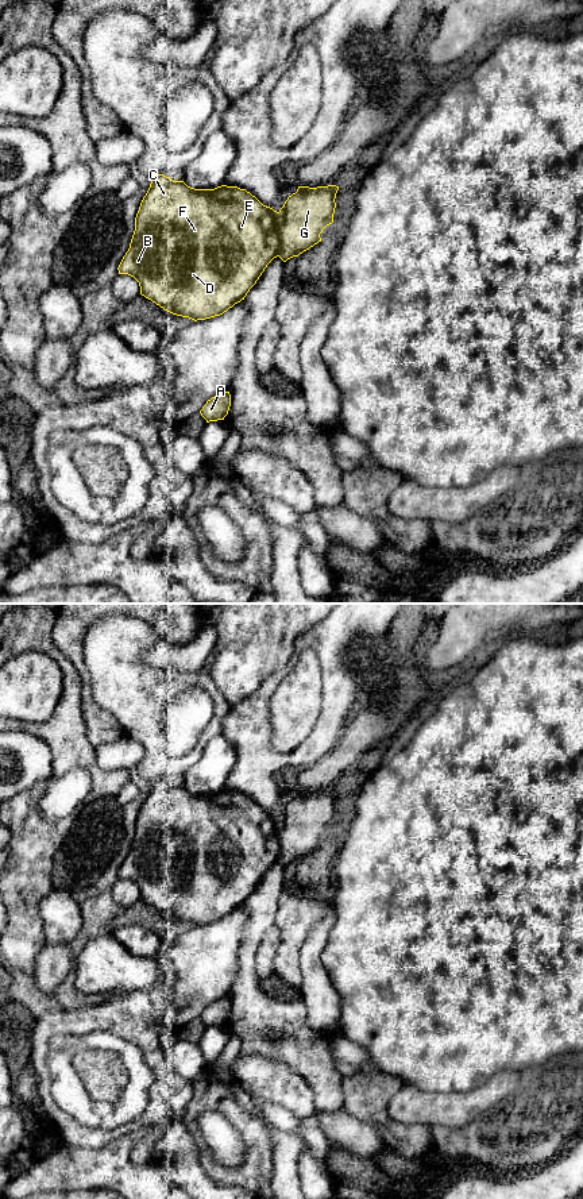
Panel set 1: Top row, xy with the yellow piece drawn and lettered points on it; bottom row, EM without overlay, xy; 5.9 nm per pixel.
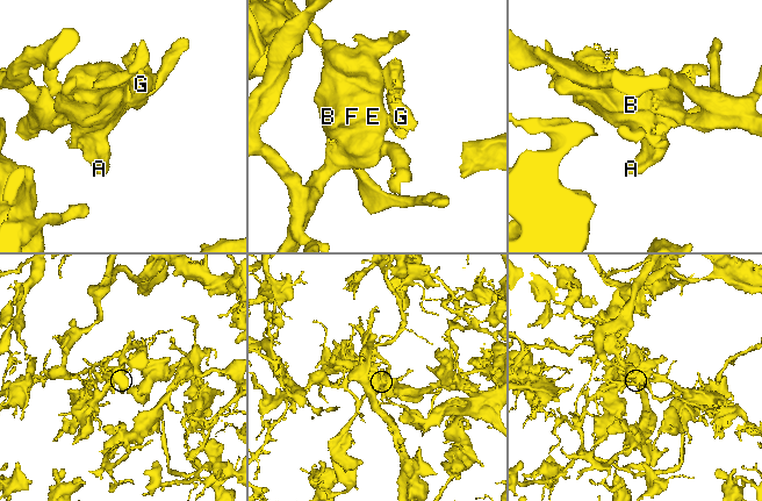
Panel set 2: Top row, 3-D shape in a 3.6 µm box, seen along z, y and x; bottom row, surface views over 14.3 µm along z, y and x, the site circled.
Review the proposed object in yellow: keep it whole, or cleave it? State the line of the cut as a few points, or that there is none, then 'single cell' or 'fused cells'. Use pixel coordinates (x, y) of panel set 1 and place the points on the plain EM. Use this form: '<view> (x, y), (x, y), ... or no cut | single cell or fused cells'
xy (277, 817), (278, 860) | fused cells

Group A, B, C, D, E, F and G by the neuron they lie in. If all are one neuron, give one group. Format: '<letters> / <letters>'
A B C D E F / G

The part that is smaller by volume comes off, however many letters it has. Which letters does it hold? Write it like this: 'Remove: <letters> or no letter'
Remove: G

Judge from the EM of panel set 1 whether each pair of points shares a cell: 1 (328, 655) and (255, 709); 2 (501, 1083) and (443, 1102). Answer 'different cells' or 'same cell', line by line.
1: same cell
2: same cell

